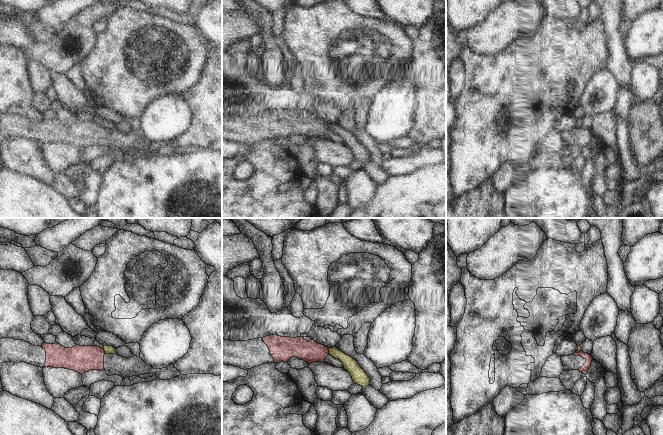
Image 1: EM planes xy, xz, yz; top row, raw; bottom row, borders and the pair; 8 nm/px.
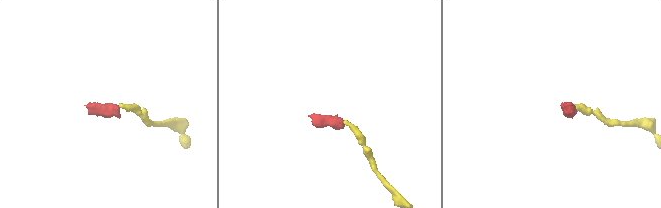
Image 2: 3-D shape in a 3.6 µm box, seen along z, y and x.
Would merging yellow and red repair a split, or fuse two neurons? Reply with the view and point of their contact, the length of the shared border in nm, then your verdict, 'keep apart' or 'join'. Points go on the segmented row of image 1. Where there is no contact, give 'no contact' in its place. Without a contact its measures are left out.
xz (329, 351) | 50 nm | keep apart

